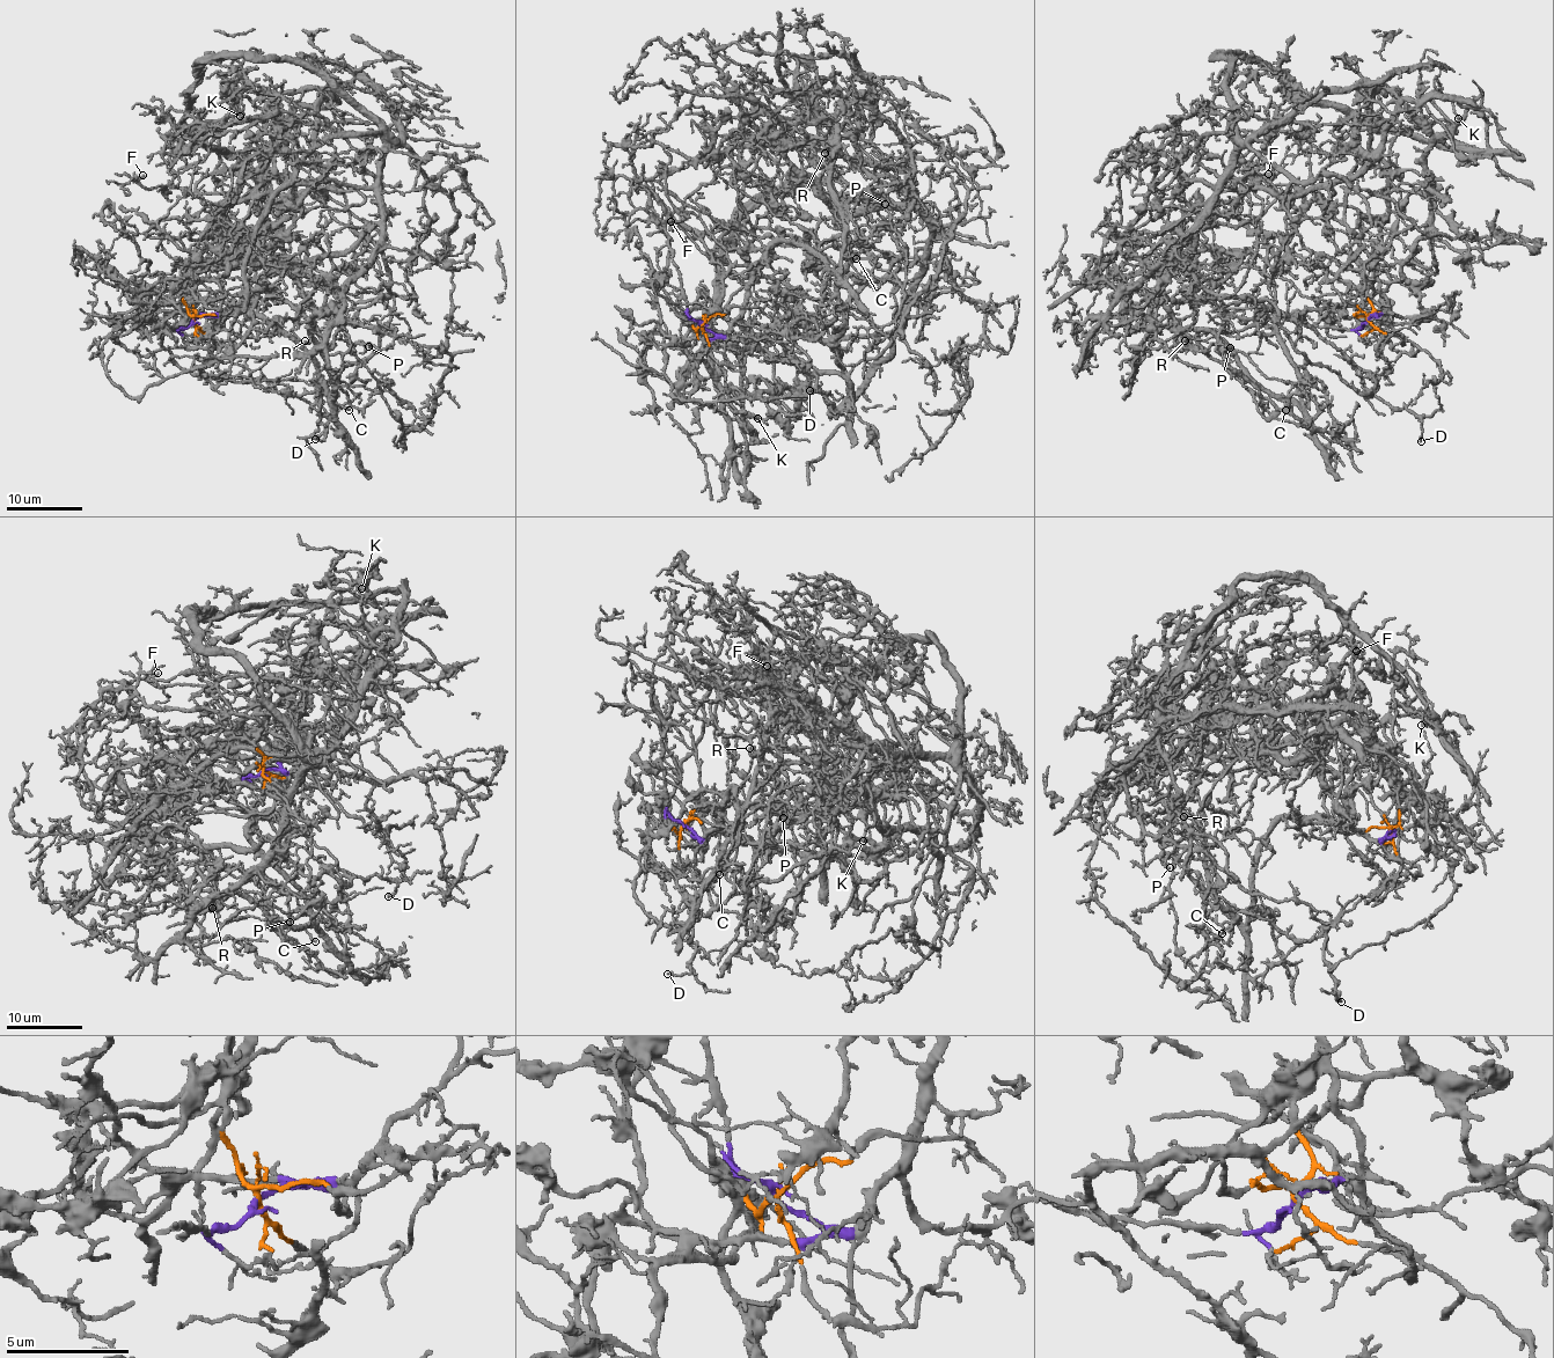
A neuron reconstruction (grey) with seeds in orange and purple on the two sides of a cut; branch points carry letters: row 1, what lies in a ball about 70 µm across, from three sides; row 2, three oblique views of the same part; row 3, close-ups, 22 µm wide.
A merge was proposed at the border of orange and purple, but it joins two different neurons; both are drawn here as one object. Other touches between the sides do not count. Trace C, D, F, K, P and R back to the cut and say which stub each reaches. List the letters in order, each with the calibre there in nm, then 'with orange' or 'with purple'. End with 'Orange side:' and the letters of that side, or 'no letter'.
C: 160 nm thick; with purple
D: 140 nm thick; with purple
F: 110 nm thick; with orange
K: 120 nm thick; with orange
P: 140 nm thick; with purple
R: 150 nm thick; with purple
Orange side: F, K

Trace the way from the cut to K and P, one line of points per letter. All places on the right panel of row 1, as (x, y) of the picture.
K: (1368, 318), (1388, 213), (1371, 89), (1248, 139), (1216, 57), (1394, 130), (1458, 117)
P: (1368, 318), (1375, 315), (1351, 306), (1276, 320), (1297, 401), (1238, 379), (1219, 342), (1230, 346)

